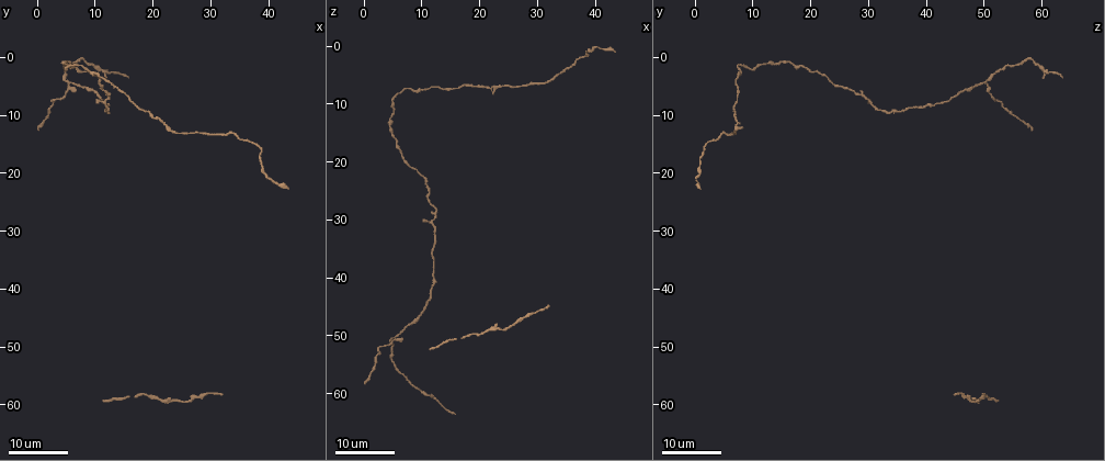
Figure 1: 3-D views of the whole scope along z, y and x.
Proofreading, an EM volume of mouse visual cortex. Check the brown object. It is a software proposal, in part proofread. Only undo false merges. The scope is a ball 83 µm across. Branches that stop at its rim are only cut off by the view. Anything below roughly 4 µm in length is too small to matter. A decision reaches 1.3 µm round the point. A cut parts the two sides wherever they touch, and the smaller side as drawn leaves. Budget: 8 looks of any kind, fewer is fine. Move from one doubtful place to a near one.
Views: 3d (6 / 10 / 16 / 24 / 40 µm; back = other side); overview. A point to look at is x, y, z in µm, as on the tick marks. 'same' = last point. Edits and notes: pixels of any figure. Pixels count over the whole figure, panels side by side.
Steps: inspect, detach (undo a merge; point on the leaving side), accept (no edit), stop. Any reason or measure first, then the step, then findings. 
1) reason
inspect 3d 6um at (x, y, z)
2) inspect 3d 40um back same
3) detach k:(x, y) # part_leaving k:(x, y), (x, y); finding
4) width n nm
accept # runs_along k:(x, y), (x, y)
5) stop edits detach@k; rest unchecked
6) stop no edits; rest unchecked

calibre changes
inspect 3d 24um at (5.0, 1.5, 8.5)

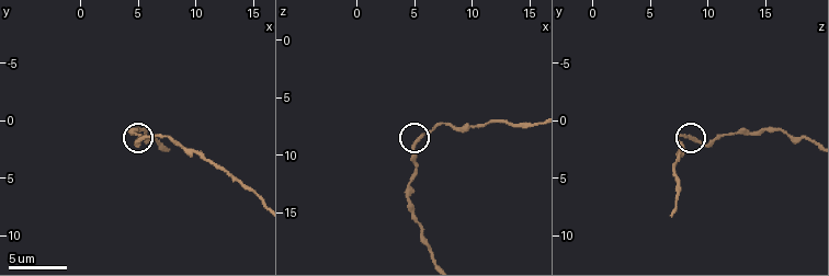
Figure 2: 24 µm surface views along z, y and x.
inspect 3d 10um at (5.4, 1.6, 8.4)

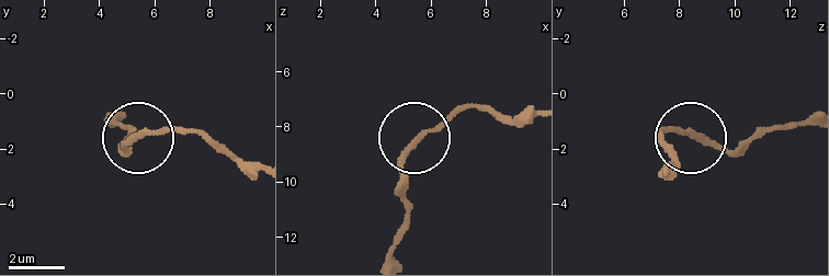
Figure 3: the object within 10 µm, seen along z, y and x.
width 200 nm
accept # runs_along 3:(805, 125), (784, 125), (727, 147), (659, 133); continuous, no second cell

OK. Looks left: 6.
sudden change in width
inspect 3d 24um at (23.5, 13.0, 7.0)

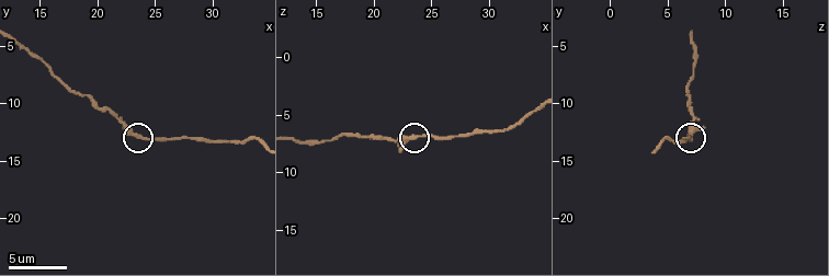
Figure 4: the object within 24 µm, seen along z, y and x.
zoom in
inspect 3d 10um at (23.4, 13.0, 7.2)

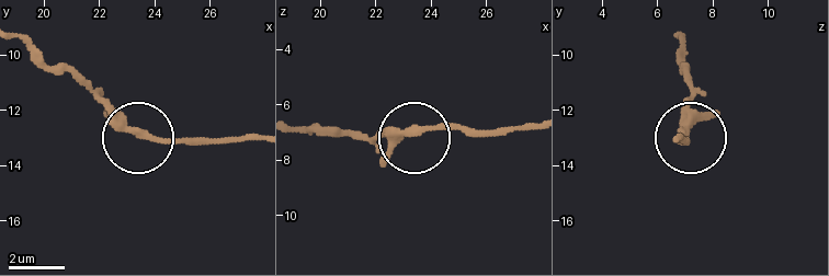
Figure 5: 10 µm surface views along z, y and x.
inspect 3d 10um back at (23.4, 12.8, 6.9)

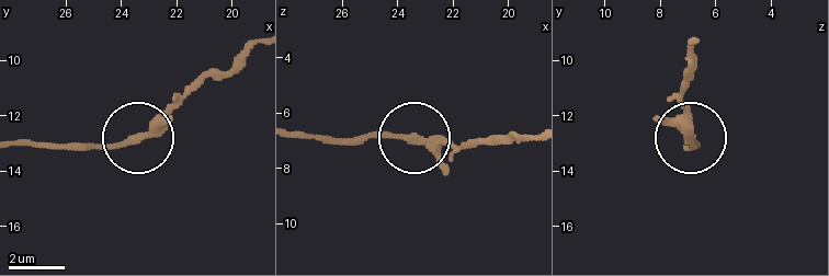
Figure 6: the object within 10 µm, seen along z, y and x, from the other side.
width 260 nm
accept # runs_along 6:(253, 45), (204, 78), (140, 139), (44, 148); continuous, no second cell

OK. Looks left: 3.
calibre changes
inspect 3d 16um at (12.5, 6.0, 28.5)

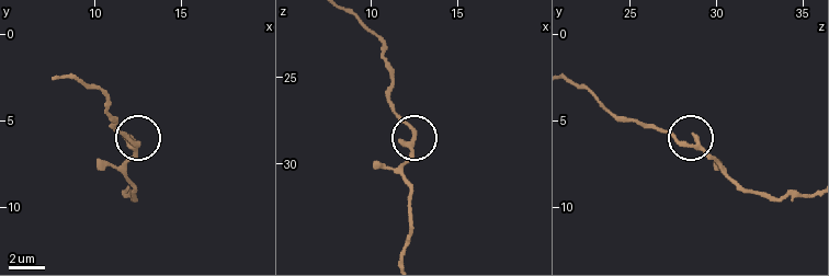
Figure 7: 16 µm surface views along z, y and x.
inspect 3d 6um at (12.5, 6.4, 28.1)

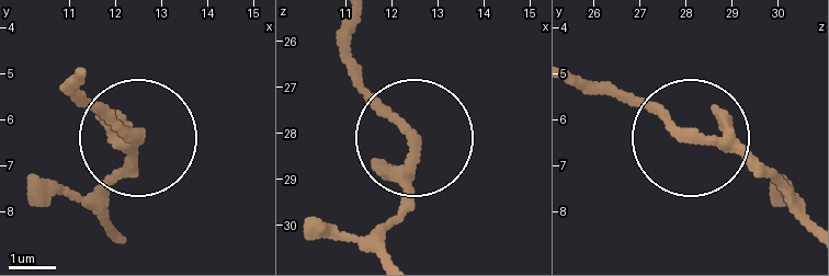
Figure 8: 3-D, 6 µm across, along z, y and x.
inspect 3d 6um back at (12.50, 6.45, 28.10)

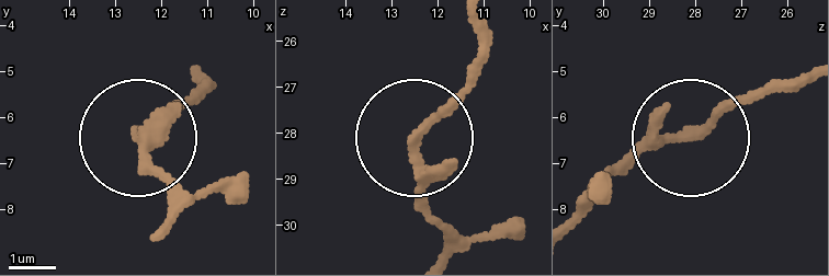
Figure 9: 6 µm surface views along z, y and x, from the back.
arms 3
accept # runs_along 9:(447, 246), (412, 152), (479, 61); continuous, no second cell

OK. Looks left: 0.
stop no edits; rest unchecked

